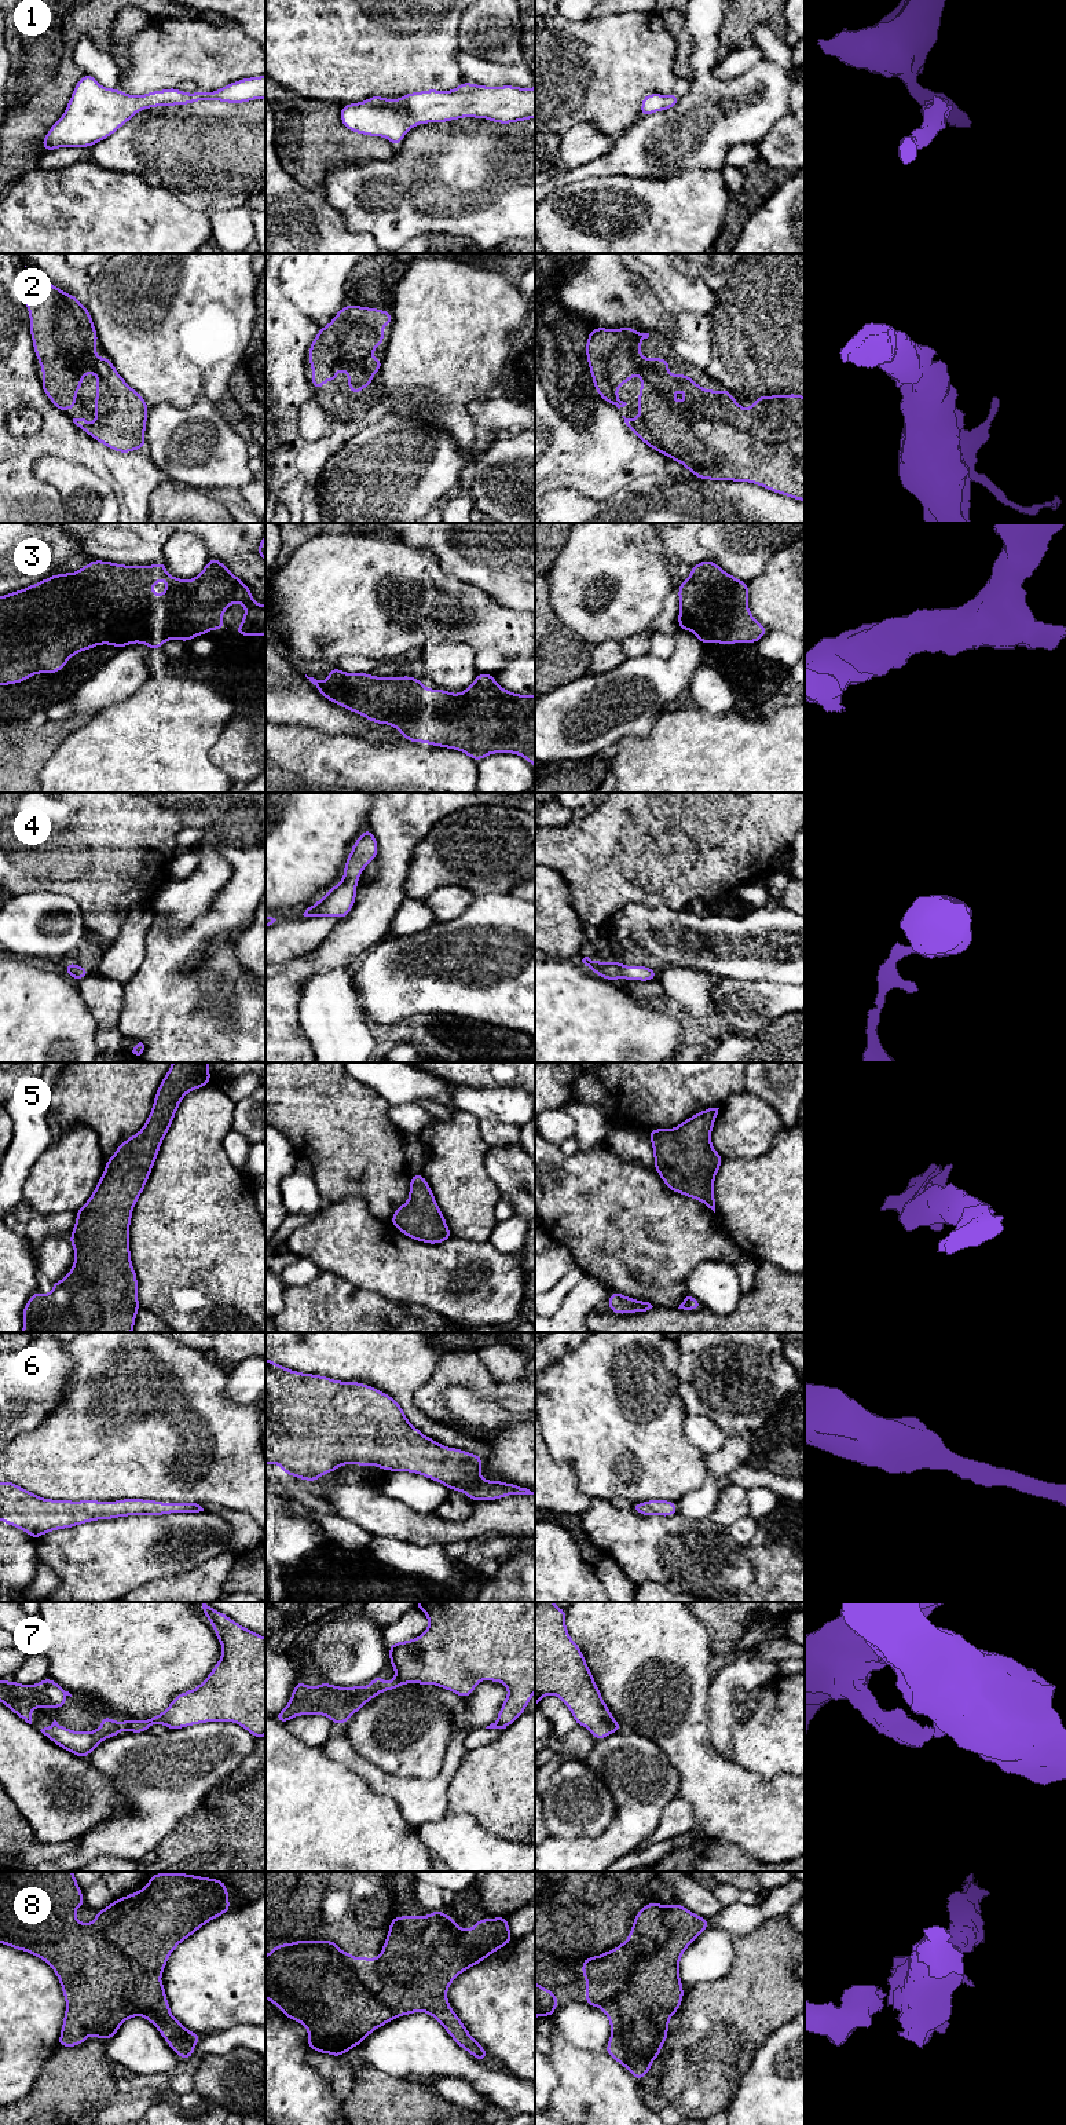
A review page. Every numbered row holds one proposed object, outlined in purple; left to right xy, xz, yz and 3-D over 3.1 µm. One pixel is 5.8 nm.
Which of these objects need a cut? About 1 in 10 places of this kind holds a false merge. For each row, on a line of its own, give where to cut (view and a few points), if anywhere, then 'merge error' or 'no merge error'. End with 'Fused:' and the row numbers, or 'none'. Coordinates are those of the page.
1: no cut; no merge error
2: no cut; no merge error
3: no cut; no merge error
4: no cut; no merge error
5: no cut; no merge error
6: no cut; no merge error
7: cut in xy along (129, 1721), (127, 1730); merge error
8: no cut; no merge error
Fused: 7

